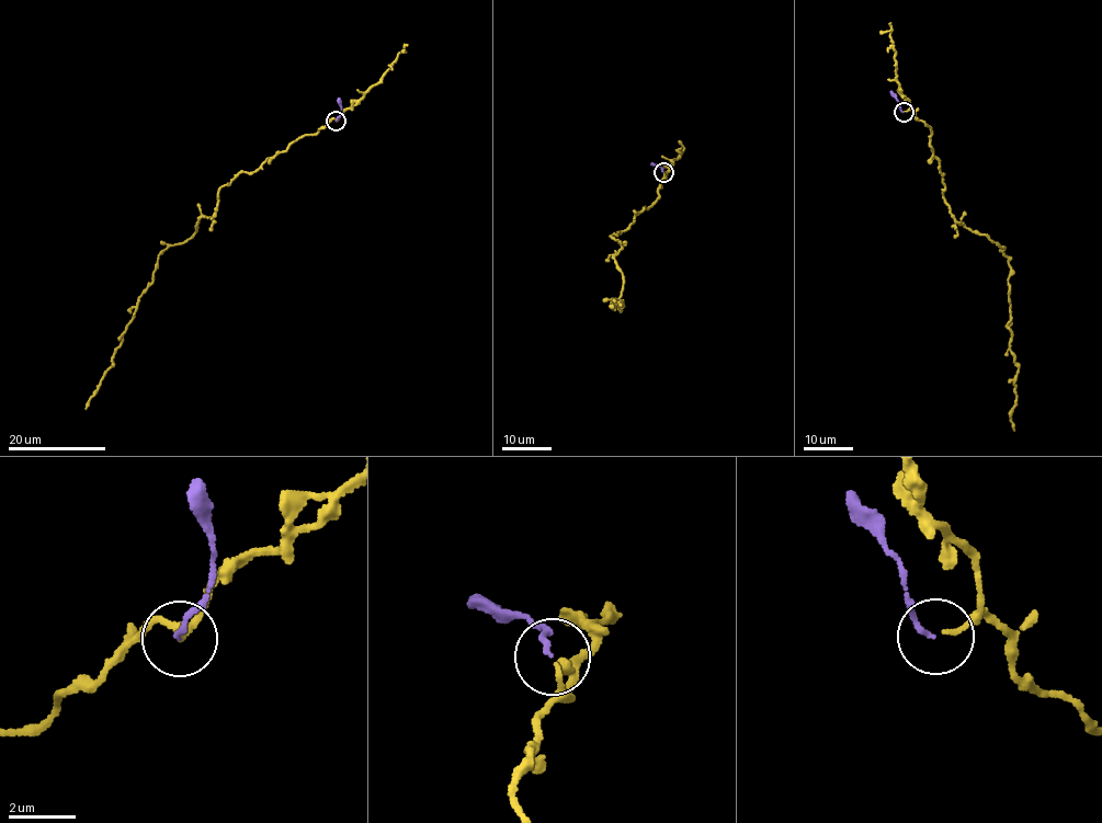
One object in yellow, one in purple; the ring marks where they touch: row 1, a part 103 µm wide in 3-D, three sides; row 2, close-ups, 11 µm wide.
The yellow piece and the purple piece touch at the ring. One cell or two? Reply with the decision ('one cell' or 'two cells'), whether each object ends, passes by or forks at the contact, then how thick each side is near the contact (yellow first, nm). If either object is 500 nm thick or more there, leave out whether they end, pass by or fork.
one cell; yellow ends; purple ends; calibres 130 and 140 nm

